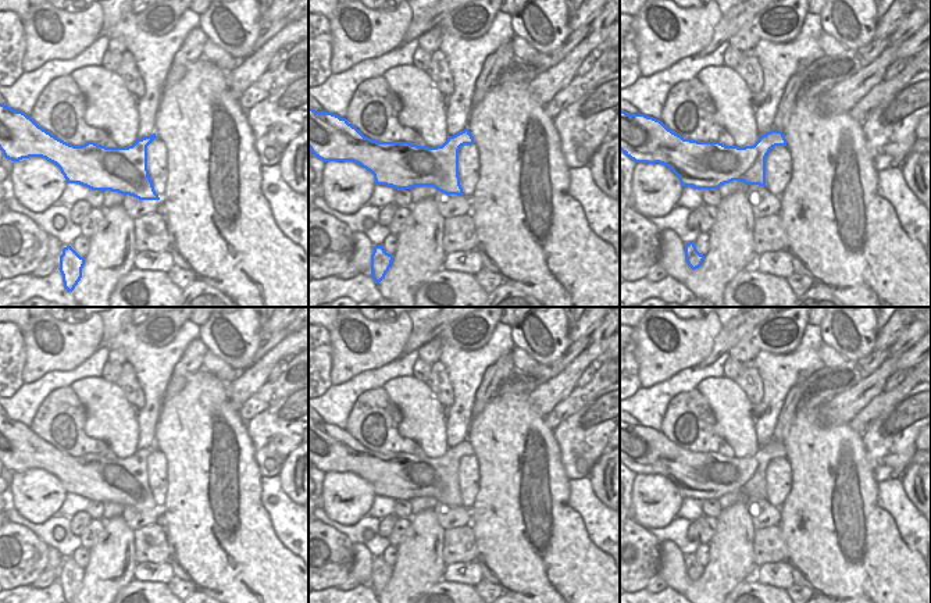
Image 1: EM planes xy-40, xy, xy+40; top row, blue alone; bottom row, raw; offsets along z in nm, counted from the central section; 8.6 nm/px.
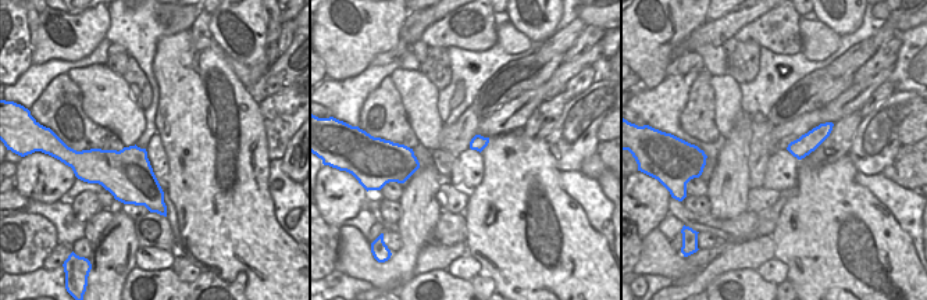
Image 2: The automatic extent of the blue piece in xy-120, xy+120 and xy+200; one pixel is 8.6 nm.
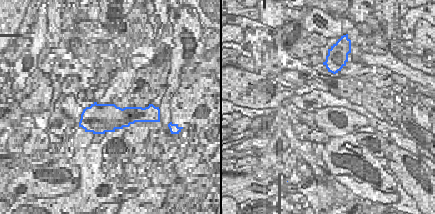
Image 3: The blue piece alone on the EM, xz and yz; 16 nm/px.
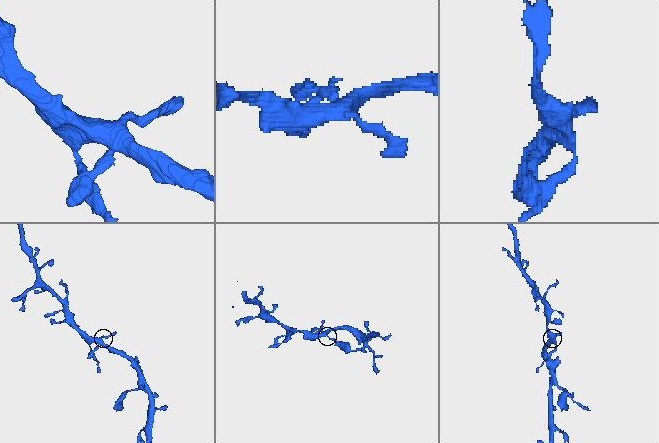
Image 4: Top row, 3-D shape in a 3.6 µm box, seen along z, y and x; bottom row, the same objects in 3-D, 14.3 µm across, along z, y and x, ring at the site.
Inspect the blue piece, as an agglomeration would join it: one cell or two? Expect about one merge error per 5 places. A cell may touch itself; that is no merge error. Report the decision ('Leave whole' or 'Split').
Leave whole.

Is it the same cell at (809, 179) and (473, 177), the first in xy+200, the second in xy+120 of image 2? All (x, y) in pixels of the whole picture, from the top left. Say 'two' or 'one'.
two

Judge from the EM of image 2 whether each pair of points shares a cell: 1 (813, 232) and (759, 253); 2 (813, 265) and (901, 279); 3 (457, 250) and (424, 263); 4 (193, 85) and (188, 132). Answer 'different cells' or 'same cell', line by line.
1: different cells
2: same cell
3: same cell
4: same cell

